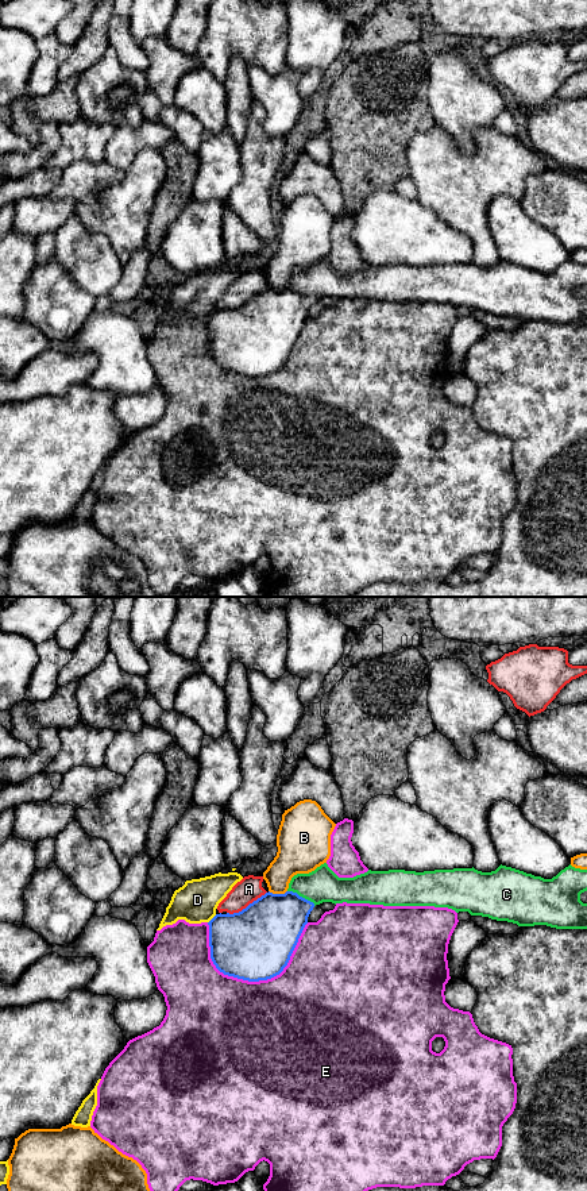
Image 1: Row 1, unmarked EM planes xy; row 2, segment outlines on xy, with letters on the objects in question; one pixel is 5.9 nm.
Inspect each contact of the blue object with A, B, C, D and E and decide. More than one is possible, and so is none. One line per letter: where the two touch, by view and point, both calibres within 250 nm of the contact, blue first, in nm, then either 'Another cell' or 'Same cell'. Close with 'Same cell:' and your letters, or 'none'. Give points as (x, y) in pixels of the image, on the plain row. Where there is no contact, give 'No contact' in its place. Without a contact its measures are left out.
A: Touches blue at xy (247, 301). Thickness 440 nm (blue) against 150 nm. Another cell
B: Touches blue at xy (278, 289). Thickness 380 nm (blue) against 220 nm. Another cell
C: Touches blue at xy (301, 292). Thickness 360 nm (blue) against 200 nm. Same cell
D: Touches blue at xy (212, 313). Thickness 400 nm (blue) against 240 nm. Another cell
E: Touches blue at xy (267, 373). Thickness 440 nm (blue) against 480 nm. Another cell
Same cell: C

